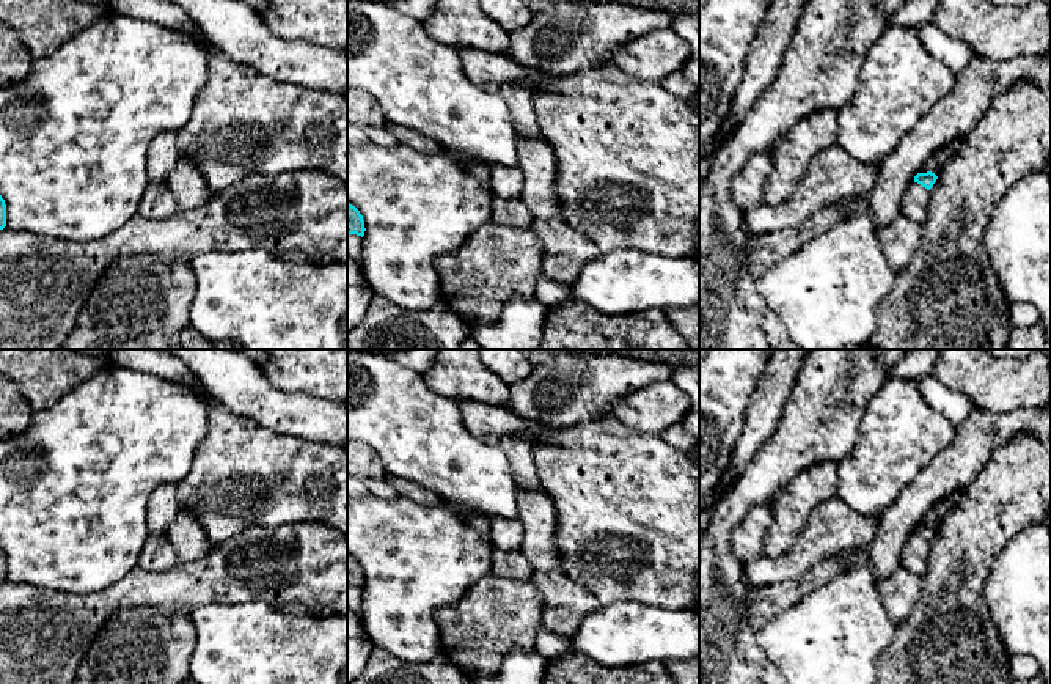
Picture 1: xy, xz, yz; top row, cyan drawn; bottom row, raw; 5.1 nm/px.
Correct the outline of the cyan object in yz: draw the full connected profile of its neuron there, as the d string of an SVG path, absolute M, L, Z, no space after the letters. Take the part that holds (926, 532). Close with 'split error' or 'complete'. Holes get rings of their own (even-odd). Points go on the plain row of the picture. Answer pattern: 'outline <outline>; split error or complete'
outline M932 524L917 525L914 533L906 539L900 557L900 564L905 566L910 572L924 577L927 572L927 558L930 552L928 542L933 539L936 531L938 528Z; split error

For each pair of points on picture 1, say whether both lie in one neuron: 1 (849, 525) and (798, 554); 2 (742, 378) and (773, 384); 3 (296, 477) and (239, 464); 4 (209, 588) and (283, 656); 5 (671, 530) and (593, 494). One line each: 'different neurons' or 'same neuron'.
1: same neuron
2: different neurons
3: same neuron
4: different neurons
5: same neuron

